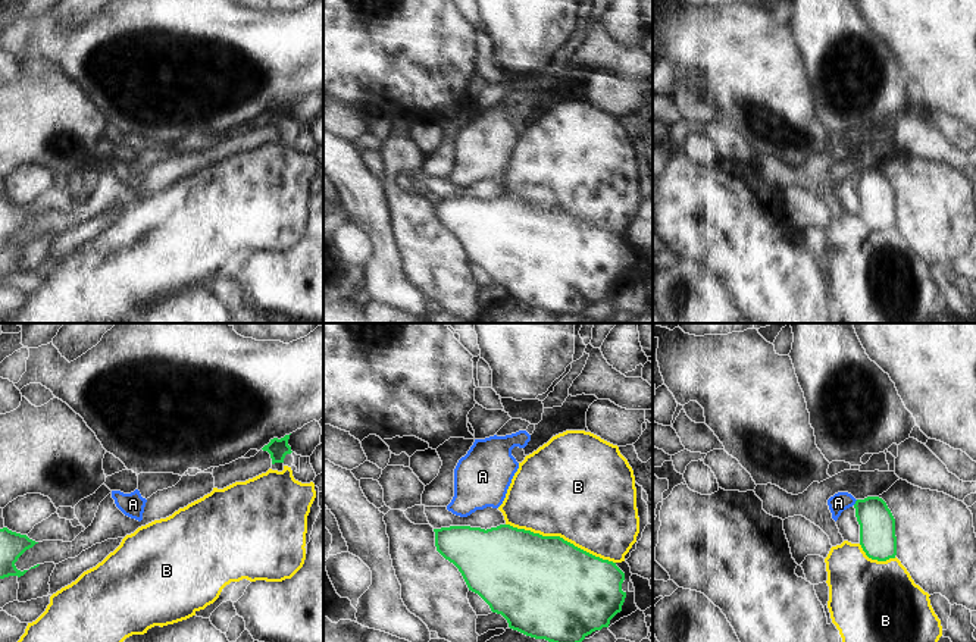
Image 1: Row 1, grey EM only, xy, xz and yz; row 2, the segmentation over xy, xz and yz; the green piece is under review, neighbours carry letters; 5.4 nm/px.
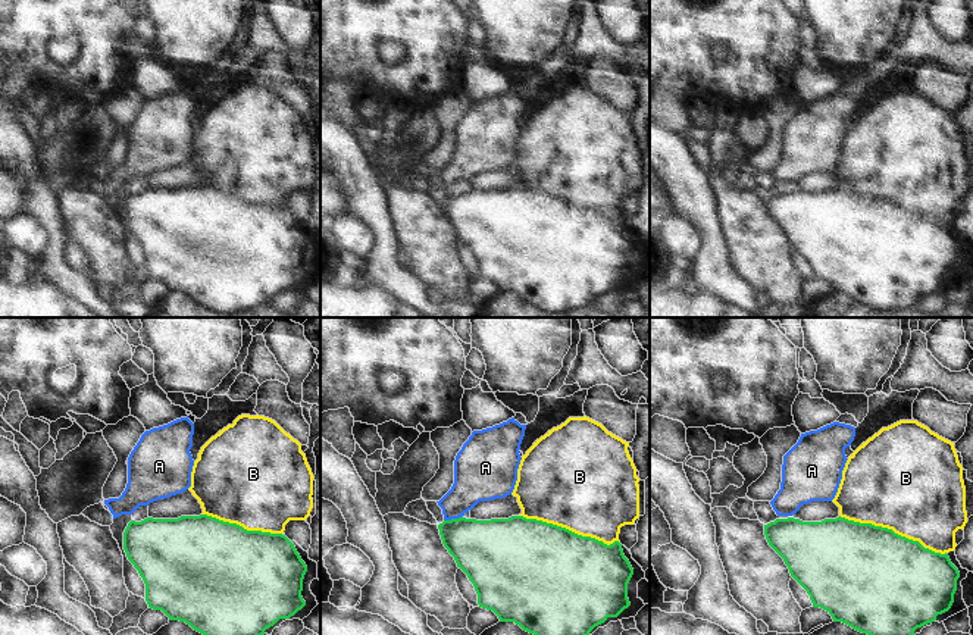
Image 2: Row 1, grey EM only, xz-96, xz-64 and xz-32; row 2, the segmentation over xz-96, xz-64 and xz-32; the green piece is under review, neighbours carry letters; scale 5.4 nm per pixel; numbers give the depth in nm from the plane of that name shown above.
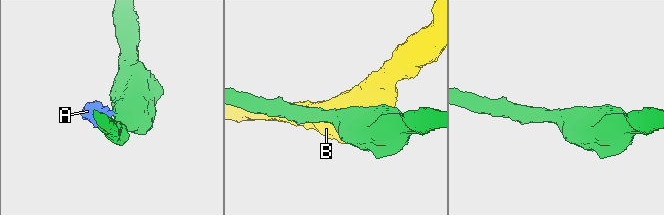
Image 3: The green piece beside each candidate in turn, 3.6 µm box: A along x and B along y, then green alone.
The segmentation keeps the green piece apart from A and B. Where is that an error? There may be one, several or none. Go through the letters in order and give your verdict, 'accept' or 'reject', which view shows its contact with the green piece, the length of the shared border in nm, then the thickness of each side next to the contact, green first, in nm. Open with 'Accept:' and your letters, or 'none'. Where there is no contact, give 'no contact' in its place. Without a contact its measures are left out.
Accept: none
A: reject; contact in yz; length 40 nm; calibres 200 and 100 nm
B: reject; contact in xz; length 650 nm; calibres 480 and 500 nm

